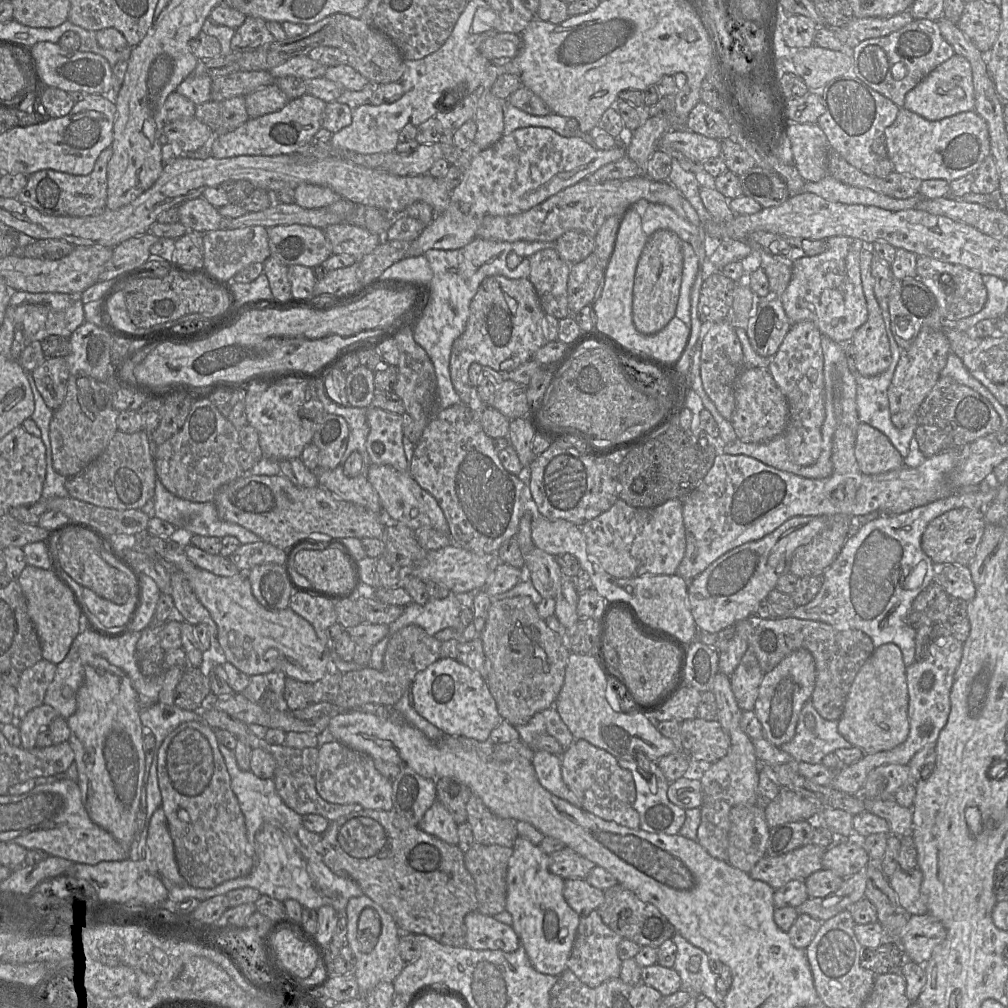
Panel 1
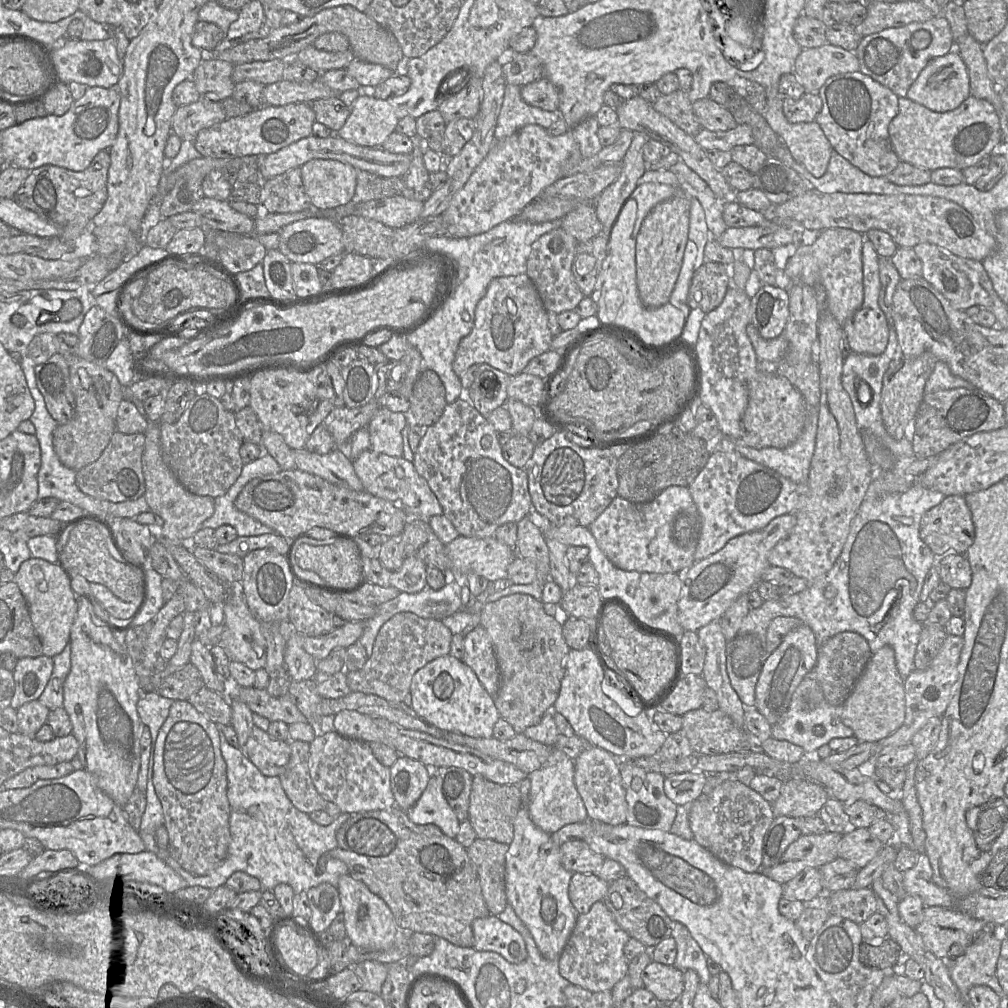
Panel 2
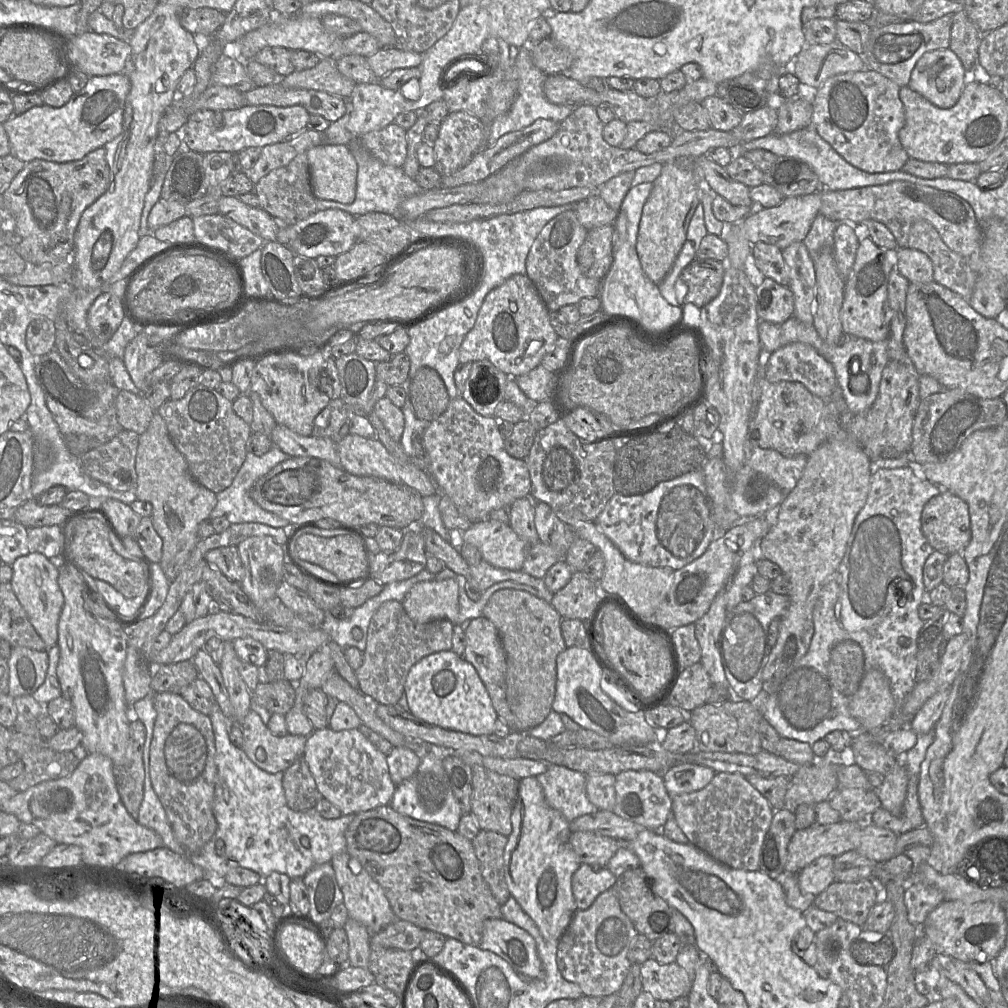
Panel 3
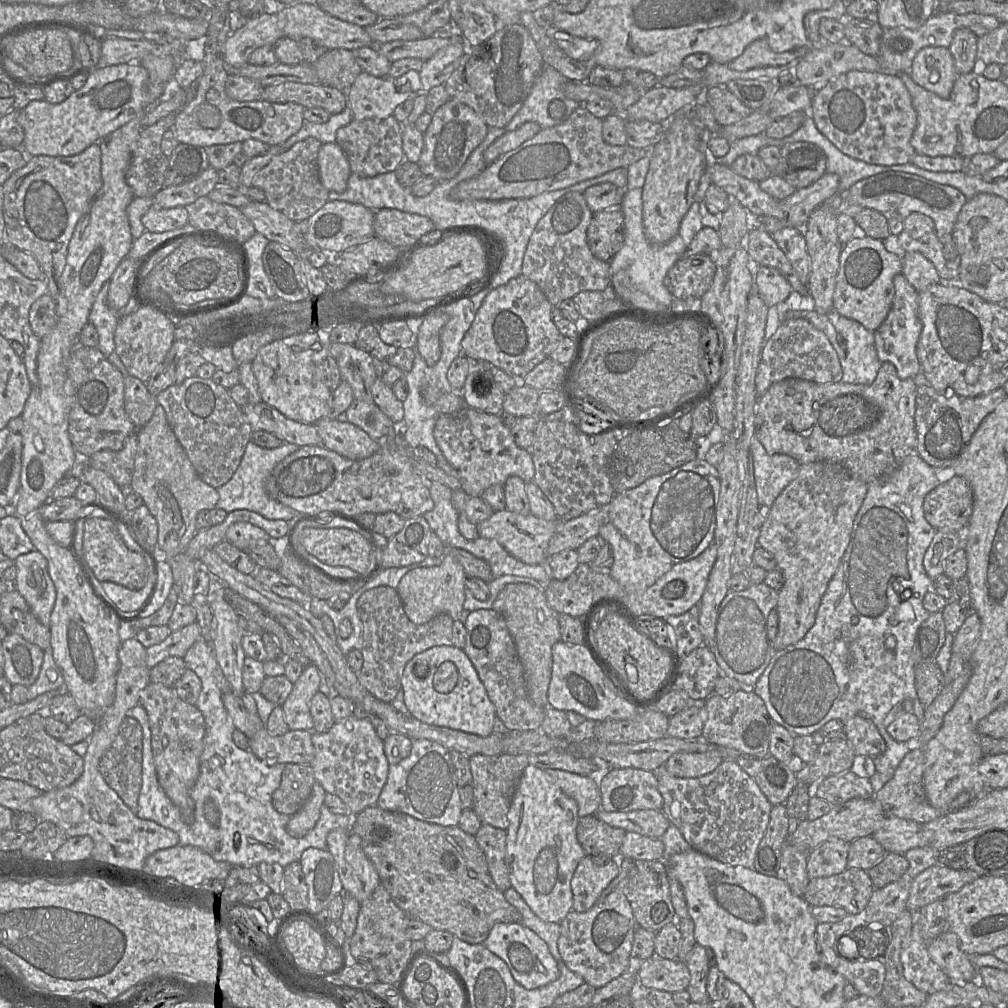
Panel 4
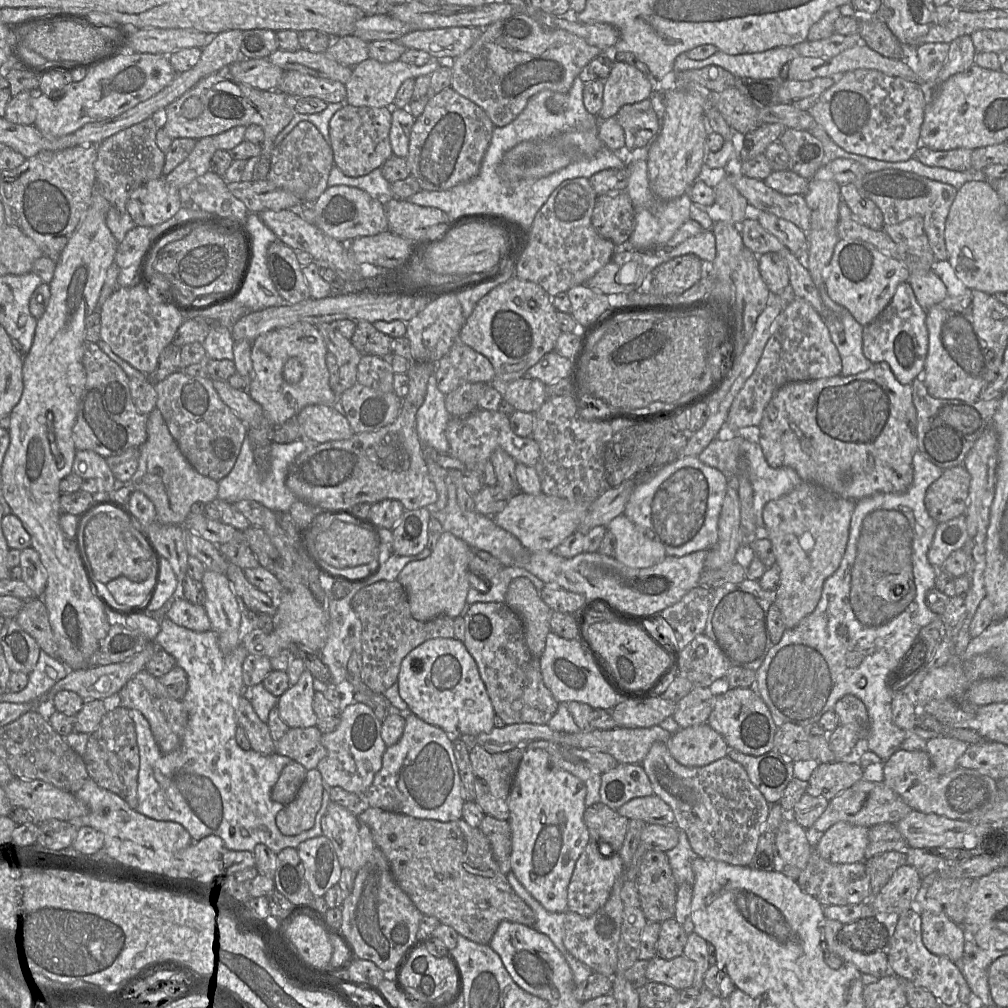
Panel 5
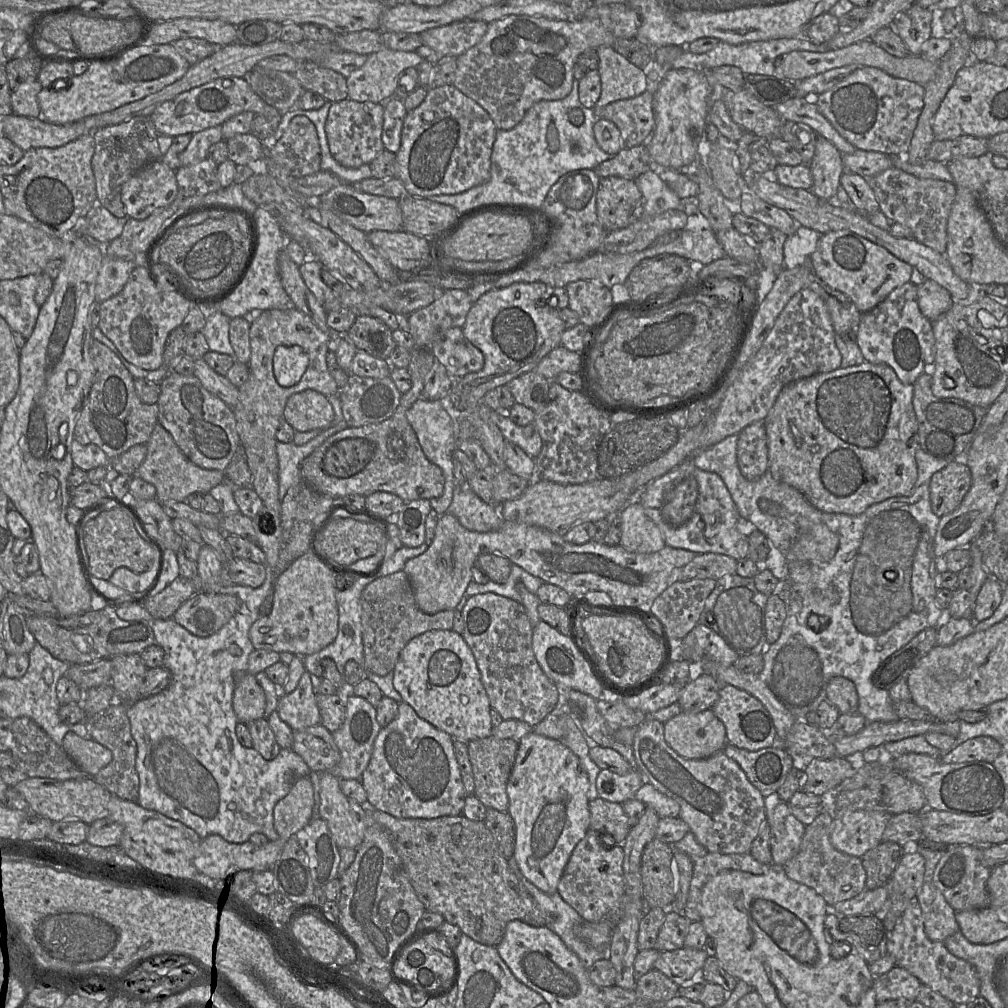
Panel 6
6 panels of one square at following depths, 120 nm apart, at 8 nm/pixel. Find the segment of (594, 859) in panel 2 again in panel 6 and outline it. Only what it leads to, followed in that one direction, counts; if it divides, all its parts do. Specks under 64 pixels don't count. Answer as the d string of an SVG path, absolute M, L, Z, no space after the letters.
M600 797L589 802L590 809L590 828L599 832L601 845L605 845L602 836L610 837L612 845L605 848L613 848L616 844L623 844L630 830L629 819L621 803L610 802Z

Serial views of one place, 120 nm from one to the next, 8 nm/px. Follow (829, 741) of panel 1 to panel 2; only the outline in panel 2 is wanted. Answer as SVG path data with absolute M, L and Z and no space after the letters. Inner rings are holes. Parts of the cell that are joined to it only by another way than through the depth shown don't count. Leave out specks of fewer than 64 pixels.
M813 669L803 678L794 691L789 708L785 714L785 719L781 723L771 726L771 737L802 747L806 755L815 755L819 747L828 744L834 738L854 737L853 730L841 721L841 714L842 705L833 706L826 702ZM816 726L824 728L822 736L814 734L813 729Z

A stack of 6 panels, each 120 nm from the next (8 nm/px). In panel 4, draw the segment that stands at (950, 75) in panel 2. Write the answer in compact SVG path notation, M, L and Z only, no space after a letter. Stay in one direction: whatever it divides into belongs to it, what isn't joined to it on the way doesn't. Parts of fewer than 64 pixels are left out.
M925 47L915 56L911 78L940 98L949 98L958 77L953 56L946 47Z

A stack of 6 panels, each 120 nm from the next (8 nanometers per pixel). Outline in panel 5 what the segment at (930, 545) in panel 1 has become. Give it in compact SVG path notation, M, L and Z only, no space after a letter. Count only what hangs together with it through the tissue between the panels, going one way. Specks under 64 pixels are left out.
M963 465L945 469L926 491L925 507L937 522L965 514L971 476Z

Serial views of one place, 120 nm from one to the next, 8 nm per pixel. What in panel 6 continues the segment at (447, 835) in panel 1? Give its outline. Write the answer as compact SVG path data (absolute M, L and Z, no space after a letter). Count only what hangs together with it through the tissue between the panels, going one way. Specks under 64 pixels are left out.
M405 701L398 704L396 718L382 727L373 746L371 759L360 779L367 794L369 810L386 812L397 818L431 819L463 814L466 791L454 750L454 739L420 718Z

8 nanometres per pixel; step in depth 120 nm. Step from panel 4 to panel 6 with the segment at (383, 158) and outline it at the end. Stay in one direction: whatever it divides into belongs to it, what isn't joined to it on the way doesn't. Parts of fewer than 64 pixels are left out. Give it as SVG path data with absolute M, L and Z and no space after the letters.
M346 98L333 102L325 131L333 158L346 168L369 165L384 149L382 142L384 107L380 103L357 102Z

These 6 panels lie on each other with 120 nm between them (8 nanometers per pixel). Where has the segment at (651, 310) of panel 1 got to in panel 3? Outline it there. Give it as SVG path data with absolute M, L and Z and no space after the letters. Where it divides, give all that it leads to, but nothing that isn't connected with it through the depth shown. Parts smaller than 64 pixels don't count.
M663 163L653 189L645 202L639 223L636 251L645 275L658 285L670 272L683 244L690 220L699 203L698 169Z

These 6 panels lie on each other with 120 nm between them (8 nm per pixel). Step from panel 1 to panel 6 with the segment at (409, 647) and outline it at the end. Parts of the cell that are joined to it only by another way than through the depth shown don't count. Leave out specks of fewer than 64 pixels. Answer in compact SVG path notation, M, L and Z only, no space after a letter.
M403 570L368 584L361 593L360 604L364 669L378 676L393 672L401 651L412 638L430 630L453 629L454 610L426 614L418 608L412 586Z

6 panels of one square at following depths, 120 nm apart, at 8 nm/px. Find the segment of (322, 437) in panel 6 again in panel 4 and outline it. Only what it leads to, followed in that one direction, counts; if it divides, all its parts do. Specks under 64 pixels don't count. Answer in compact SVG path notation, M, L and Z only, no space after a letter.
M251 440L247 443L241 462L232 478L224 485L217 488L219 500L218 508L231 512L239 509L246 509L256 512L270 520L284 520L286 522L297 517L299 514L291 507L272 499L266 492L266 479L272 469L286 456L299 449L296 444L283 442L276 448L262 448Z

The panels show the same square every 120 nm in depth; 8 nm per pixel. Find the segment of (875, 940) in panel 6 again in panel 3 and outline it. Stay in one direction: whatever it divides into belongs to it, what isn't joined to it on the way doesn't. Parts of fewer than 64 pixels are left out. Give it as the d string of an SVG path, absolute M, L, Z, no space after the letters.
M890 931L883 933L883 937L876 942L868 942L864 939L857 938L851 945L856 942L855 961L861 965L878 965L886 968L895 953Z

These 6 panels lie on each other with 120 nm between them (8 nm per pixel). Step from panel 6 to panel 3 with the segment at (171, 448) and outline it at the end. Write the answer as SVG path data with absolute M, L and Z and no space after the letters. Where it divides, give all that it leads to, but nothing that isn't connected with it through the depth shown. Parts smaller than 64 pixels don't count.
M157 411L147 430L139 435L135 469L135 494L139 500L152 505L152 522L163 541L160 565L169 582L173 582L199 540L200 523L209 519L217 504L216 494L193 479L185 458L171 441L165 421Z

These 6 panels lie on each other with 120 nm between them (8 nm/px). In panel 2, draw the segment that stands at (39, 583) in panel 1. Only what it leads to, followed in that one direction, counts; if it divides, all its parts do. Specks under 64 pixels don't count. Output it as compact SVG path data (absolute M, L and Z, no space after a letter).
M31 557L21 564L14 582L27 602L32 625L42 643L43 655L53 658L69 644L71 626L77 613L76 594L71 588L69 575L59 563Z

